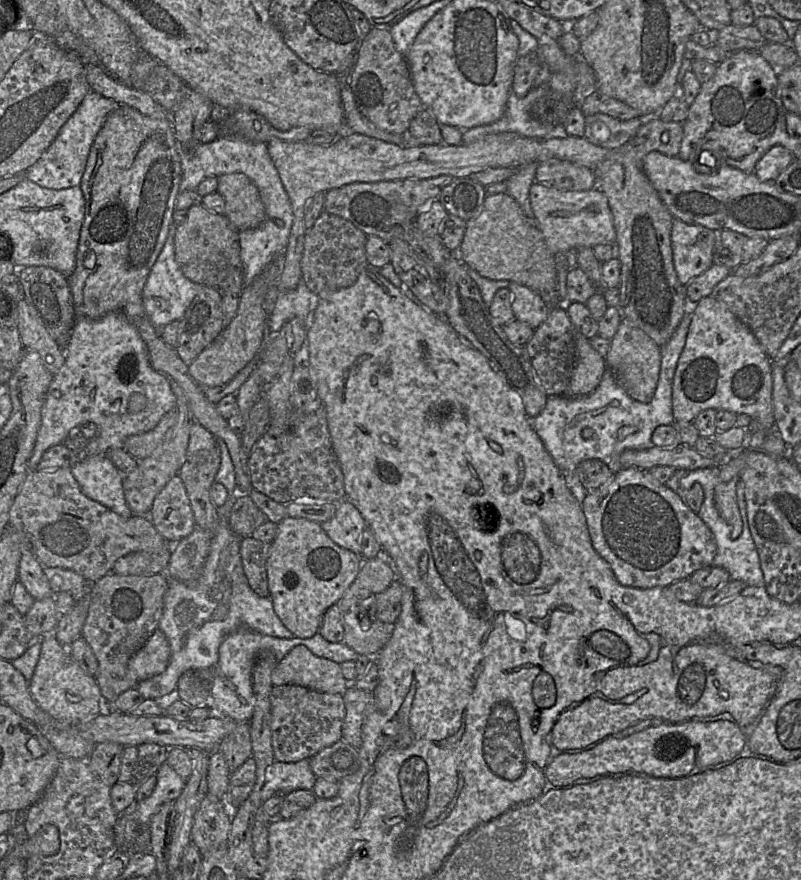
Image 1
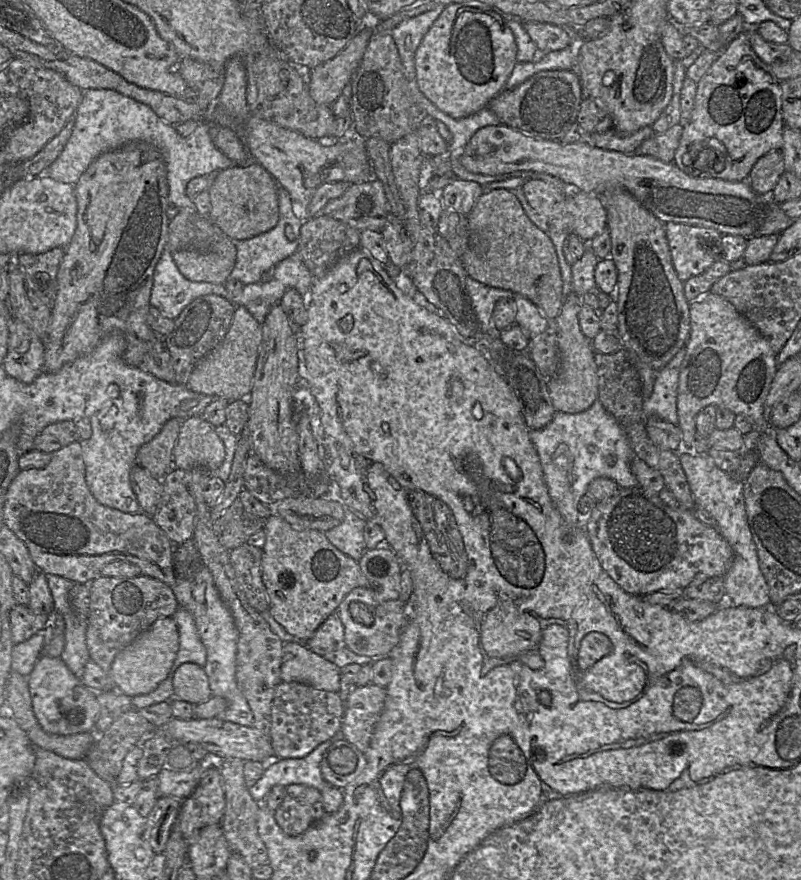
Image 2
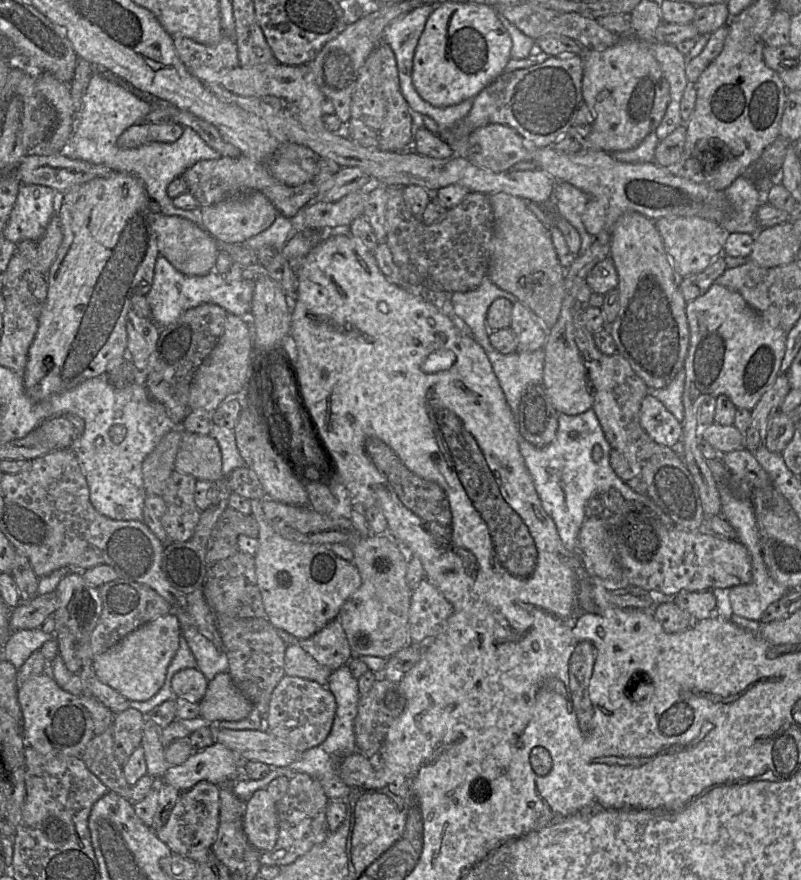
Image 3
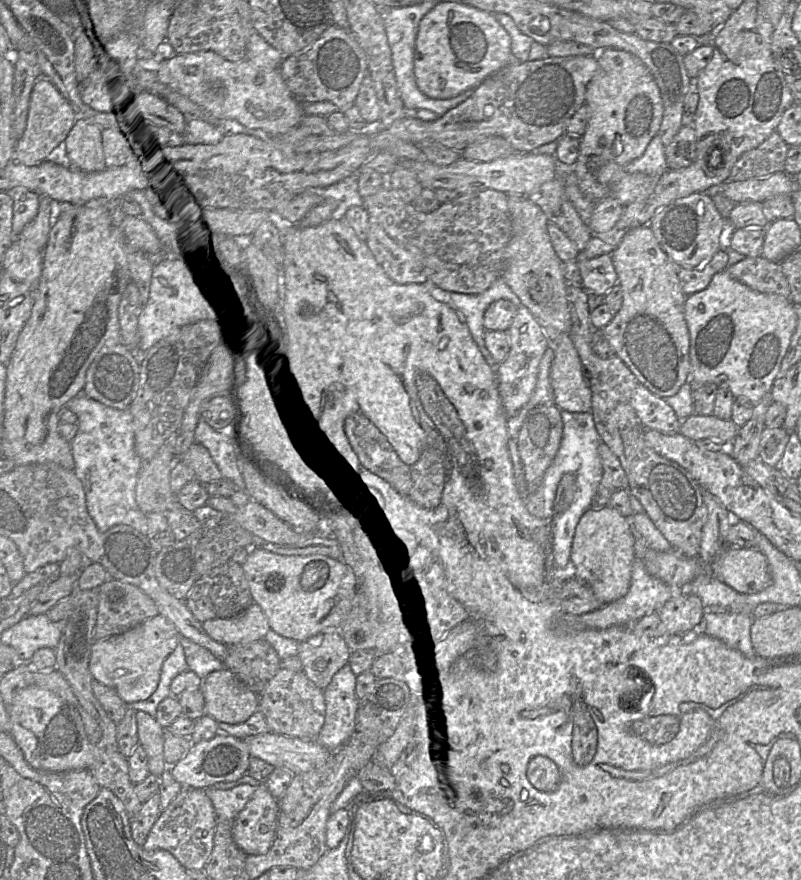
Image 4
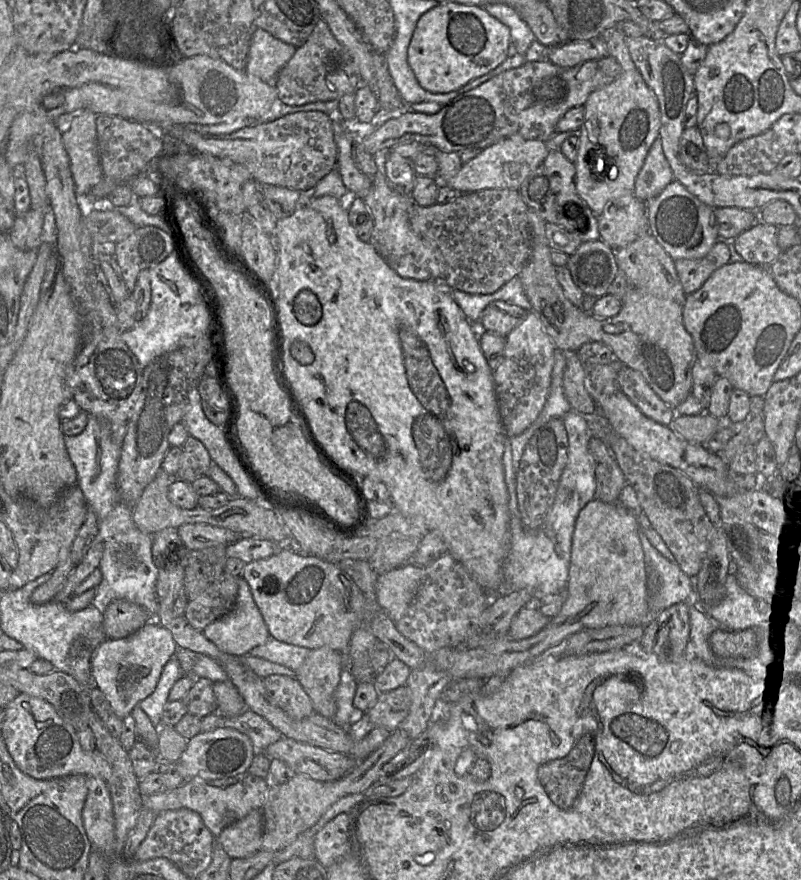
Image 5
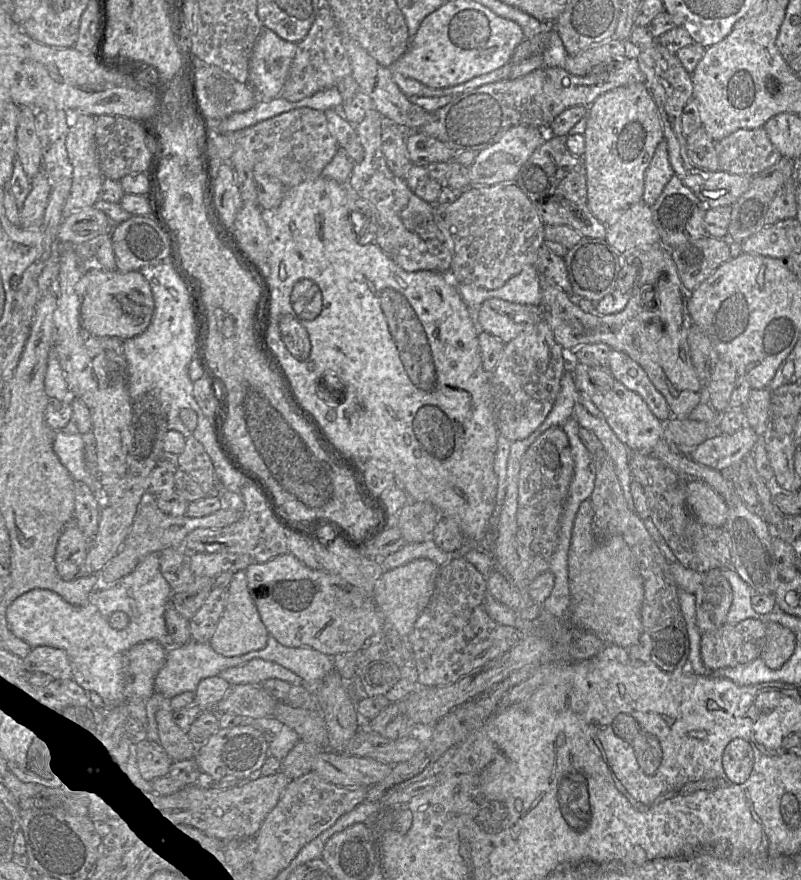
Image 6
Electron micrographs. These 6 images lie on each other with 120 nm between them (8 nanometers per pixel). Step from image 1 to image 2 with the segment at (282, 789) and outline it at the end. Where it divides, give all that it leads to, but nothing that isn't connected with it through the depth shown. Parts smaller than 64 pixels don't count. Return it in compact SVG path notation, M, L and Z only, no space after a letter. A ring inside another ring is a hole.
M337 733L332 738L319 744L313 751L299 758L275 758L266 764L263 776L249 788L251 797L263 803L268 792L275 785L287 787L291 784L303 784L322 791L329 785L321 773L321 760L329 746L342 738L342 733Z

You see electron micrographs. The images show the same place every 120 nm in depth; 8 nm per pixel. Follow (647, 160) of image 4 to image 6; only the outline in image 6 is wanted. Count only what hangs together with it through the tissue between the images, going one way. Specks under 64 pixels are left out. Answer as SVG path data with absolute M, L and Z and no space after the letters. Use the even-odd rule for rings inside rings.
M663 139L658 145L645 172L643 202L653 206L675 172L668 157L668 145Z

